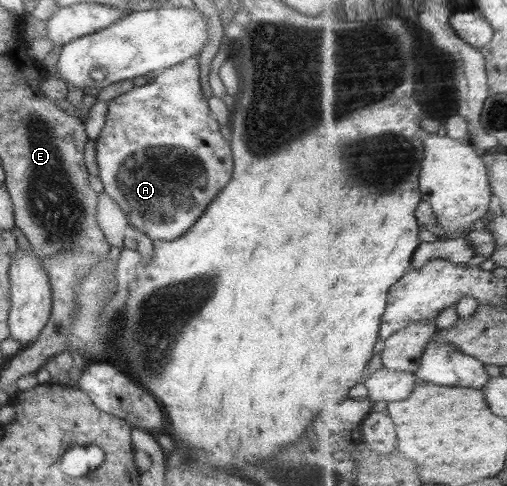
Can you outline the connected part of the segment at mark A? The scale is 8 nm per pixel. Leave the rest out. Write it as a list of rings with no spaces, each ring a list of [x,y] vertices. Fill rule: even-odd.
[[[198,54],[191,56],[179,62],[179,64],[170,66],[165,70],[160,71],[155,79],[151,83],[145,83],[142,86],[131,87],[131,90],[112,98],[107,103],[107,111],[105,114],[105,121],[100,133],[96,139],[96,166],[97,177],[103,184],[103,192],[121,208],[121,212],[127,217],[128,224],[132,224],[134,227],[143,232],[147,238],[153,241],[171,241],[175,238],[183,236],[187,230],[191,229],[191,225],[203,215],[203,212],[207,209],[207,206],[213,201],[213,198],[229,183],[232,176],[232,152],[229,146],[229,142],[225,141],[219,133],[218,122],[210,115],[208,104],[205,97],[201,93],[201,87],[199,87],[199,73],[200,68],[197,64]]]

